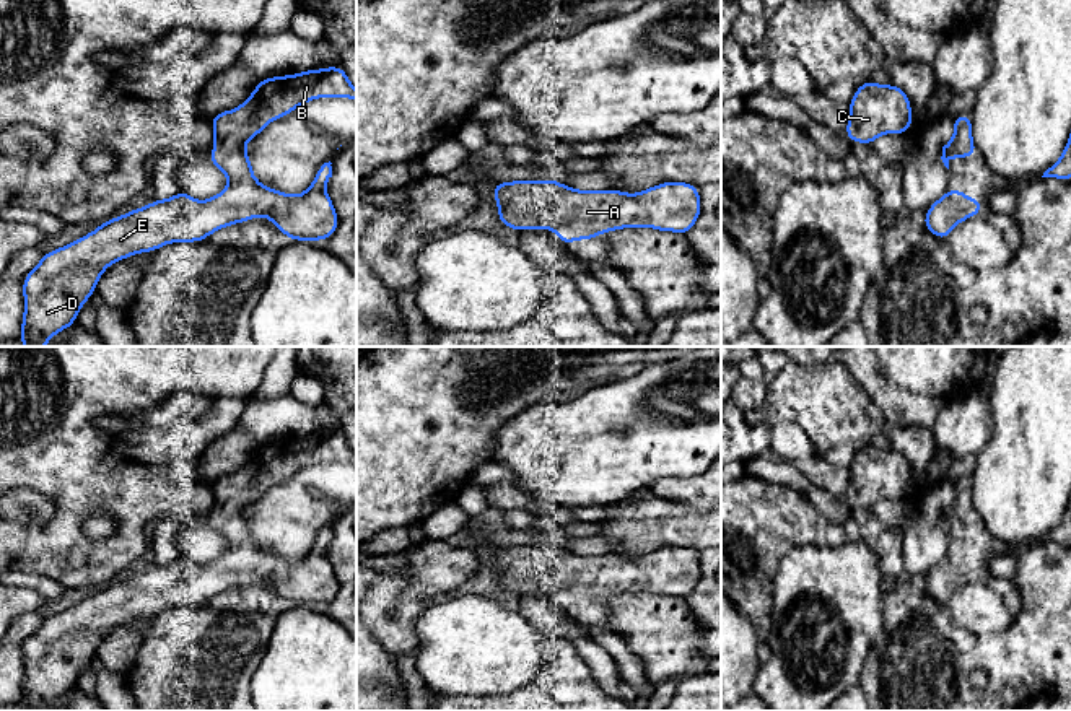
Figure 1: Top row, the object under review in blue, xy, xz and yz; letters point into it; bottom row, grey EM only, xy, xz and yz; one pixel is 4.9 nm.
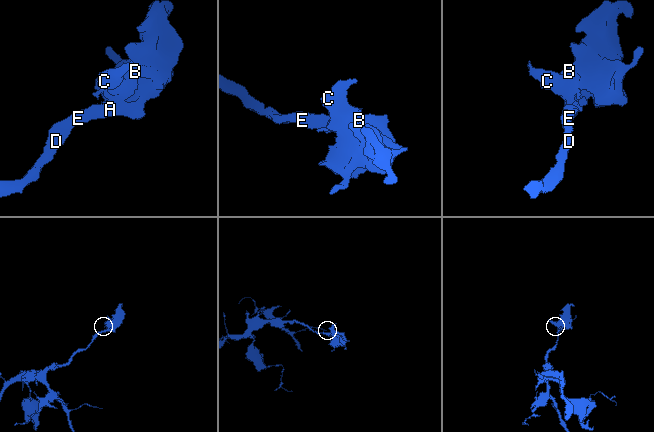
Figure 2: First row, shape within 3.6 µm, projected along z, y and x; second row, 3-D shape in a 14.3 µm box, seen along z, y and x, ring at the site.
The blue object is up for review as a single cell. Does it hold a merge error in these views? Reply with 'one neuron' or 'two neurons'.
one neuron

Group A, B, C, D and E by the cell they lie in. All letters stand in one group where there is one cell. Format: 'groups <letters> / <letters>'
groups A B C D E

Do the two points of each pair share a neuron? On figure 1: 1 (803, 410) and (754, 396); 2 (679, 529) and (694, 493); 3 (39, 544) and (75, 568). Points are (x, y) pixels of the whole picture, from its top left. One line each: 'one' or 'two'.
1: two
2: two
3: one

